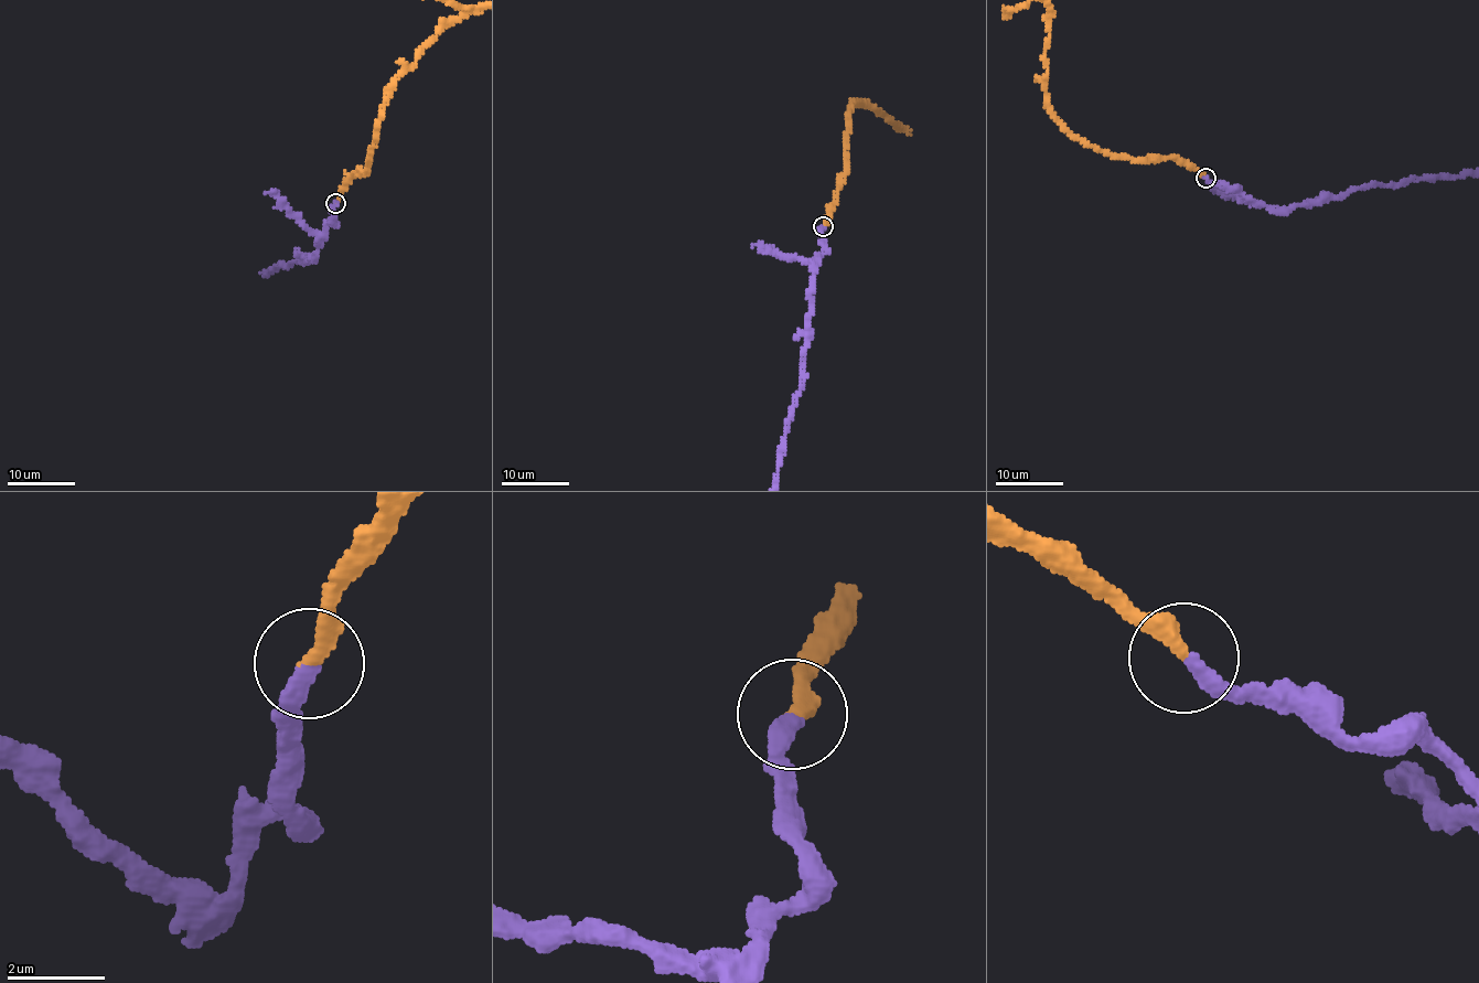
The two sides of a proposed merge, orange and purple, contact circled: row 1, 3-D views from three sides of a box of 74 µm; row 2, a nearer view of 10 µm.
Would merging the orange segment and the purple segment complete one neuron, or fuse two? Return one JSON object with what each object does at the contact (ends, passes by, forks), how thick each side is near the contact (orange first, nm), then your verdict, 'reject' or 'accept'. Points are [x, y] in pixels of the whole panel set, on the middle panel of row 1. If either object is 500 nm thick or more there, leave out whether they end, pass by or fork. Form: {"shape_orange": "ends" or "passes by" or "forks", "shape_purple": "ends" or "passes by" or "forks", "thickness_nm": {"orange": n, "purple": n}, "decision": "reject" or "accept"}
{"shape_orange": "ends", "shape_purple": "ends", "thickness_nm": {"orange": 340, "purple": 300}, "decision": "accept"}

